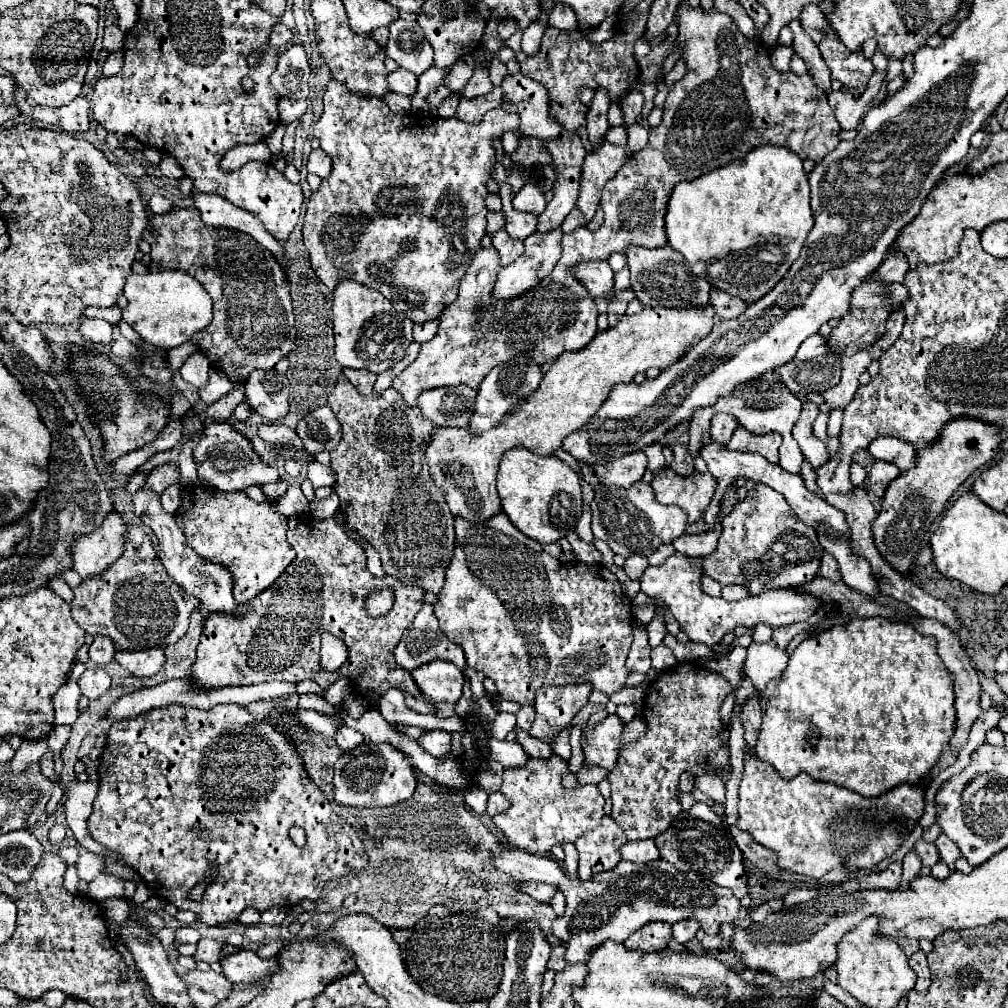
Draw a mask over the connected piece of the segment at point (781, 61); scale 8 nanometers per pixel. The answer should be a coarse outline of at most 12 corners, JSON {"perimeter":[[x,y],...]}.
{"perimeter":[[779,45],[771,61],[775,69],[787,71],[793,57],[791,45]]}

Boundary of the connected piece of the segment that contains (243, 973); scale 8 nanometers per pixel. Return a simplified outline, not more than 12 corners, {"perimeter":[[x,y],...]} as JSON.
{"perimeter":[[239,951],[221,961],[231,983],[257,985],[277,969],[277,959]]}

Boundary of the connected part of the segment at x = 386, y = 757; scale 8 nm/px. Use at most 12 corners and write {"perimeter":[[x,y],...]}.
{"perimeter":[[361,743],[335,763],[335,801],[389,807],[417,785],[405,753]]}

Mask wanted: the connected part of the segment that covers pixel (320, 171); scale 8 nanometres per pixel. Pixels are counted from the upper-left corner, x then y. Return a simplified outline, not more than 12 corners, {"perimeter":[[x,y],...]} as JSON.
{"perimeter":[[323,149],[311,151],[307,169],[321,179],[329,177],[331,161]]}

